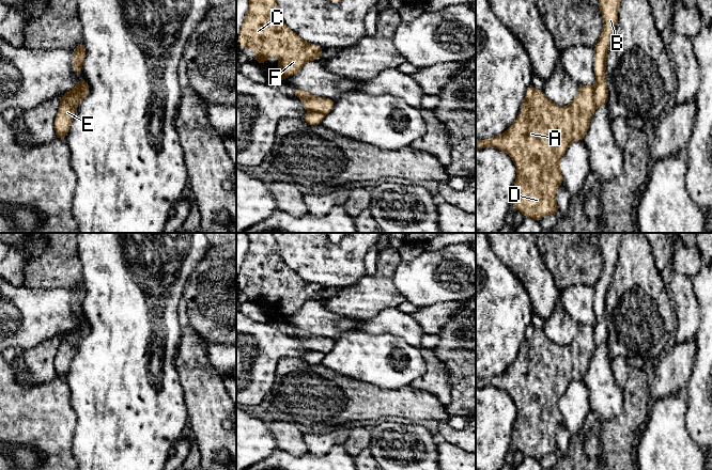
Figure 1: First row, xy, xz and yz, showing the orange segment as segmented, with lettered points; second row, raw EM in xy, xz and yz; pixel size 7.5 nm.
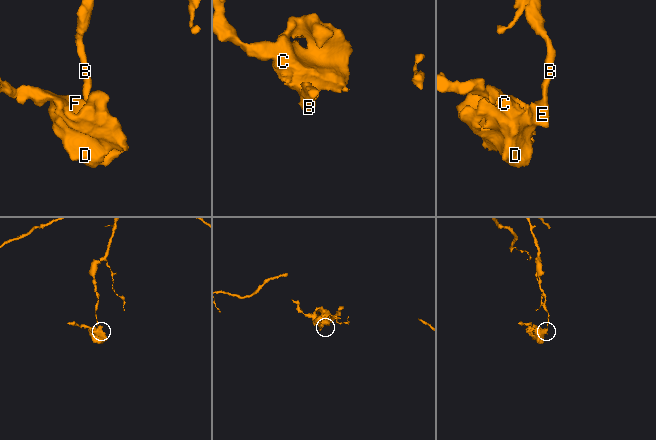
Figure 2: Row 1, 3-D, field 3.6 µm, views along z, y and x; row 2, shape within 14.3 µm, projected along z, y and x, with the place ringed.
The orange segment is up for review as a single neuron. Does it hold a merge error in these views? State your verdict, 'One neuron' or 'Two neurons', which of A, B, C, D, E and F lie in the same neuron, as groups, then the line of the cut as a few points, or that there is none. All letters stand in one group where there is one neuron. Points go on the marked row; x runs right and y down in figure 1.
Two neurons. Groups: A C D E F / B. Split along xy (86, 82), (80, 90), (79, 99), (76, 103), (68, 103)

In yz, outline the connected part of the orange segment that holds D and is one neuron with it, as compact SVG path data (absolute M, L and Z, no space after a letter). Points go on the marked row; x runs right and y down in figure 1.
M530 84L515 122L499 136L476 140L476 150L492 146L507 152L514 160L518 173L511 193L511 204L525 217L540 222L546 215L560 212L556 203L557 187L563 184L560 158L572 142L584 139L595 108L592 87L578 85L573 101L561 107L551 101L542 90Z

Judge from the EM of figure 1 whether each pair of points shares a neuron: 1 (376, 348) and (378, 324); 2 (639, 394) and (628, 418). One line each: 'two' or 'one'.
1: two
2: one

